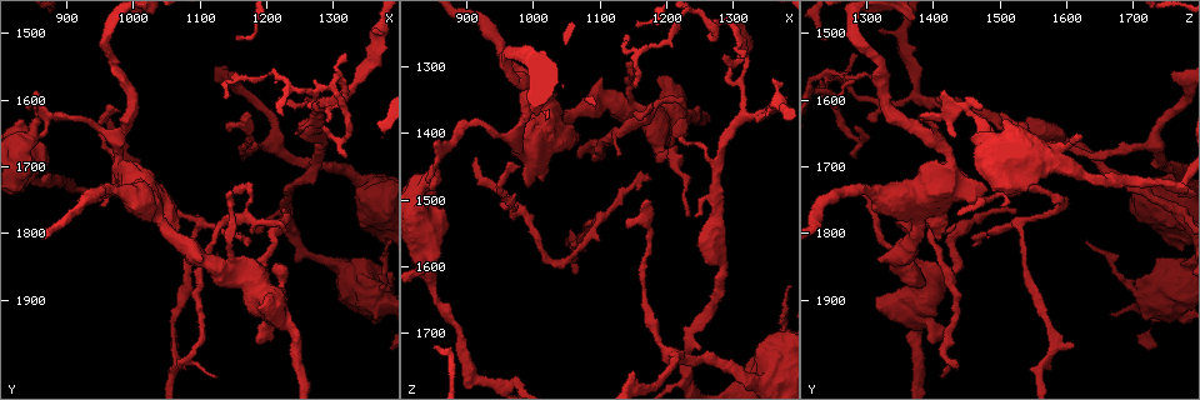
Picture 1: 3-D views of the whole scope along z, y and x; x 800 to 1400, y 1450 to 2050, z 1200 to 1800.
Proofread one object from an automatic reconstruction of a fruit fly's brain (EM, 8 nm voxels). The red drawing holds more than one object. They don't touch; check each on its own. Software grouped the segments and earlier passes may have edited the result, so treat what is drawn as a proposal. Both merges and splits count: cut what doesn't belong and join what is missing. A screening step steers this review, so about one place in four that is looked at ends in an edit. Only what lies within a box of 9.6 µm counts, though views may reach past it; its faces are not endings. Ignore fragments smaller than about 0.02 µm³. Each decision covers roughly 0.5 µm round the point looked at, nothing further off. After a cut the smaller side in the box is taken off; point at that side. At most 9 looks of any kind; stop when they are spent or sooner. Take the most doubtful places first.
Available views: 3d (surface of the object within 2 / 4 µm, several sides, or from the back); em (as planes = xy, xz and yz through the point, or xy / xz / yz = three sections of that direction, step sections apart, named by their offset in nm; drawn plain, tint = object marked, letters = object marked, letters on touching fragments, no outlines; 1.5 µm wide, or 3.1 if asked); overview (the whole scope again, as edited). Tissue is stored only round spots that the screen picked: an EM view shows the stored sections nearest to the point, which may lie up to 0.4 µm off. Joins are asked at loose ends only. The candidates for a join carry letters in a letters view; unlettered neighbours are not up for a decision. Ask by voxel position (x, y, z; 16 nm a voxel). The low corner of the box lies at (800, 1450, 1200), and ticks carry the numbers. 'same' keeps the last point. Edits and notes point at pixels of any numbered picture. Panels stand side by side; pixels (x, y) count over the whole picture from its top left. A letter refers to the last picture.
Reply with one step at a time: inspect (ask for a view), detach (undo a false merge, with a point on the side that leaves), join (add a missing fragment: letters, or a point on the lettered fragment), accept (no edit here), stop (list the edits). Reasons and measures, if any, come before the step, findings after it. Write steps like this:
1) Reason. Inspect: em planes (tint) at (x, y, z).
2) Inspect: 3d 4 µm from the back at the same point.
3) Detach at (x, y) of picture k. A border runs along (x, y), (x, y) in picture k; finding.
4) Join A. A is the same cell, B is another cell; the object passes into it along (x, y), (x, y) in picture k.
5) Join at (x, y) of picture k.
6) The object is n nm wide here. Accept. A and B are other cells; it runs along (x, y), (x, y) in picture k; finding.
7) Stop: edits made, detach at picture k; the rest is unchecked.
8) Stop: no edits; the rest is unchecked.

Tapers out. Inspect: em planes (letters) at (1155, 1725, 1370).

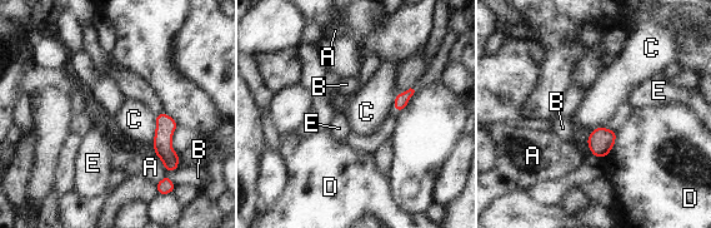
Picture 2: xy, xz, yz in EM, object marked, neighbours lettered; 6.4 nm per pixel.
The object is 160 nm wide here. Accept. A, B, C, D and E are other cells; a border runs along (155, 117), (153, 145) in picture 2; no lettered fragment goes on from it.

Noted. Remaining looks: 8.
Thin end. Inspect: 3d 2 µm from the back at (975, 1615, 1450).

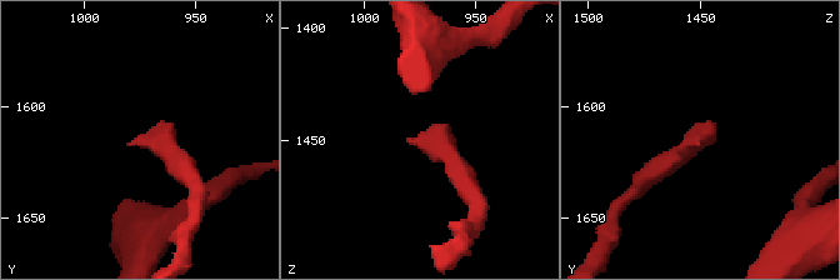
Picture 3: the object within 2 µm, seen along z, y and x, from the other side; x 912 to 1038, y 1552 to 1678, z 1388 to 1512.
Shape alone is not enough. Inspect: em planes (letters) at (977, 1614, 1448).

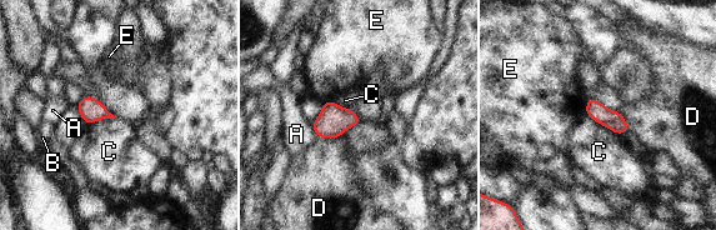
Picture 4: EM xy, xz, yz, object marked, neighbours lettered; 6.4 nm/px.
Accept. A, B, C, D and E are other cells; a border runs along (586, 114), (619, 135) in picture 4; none of them fits.

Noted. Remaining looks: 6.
Branch stops here. Inspect: 3d 2 µm at (1065, 1965, 1610).

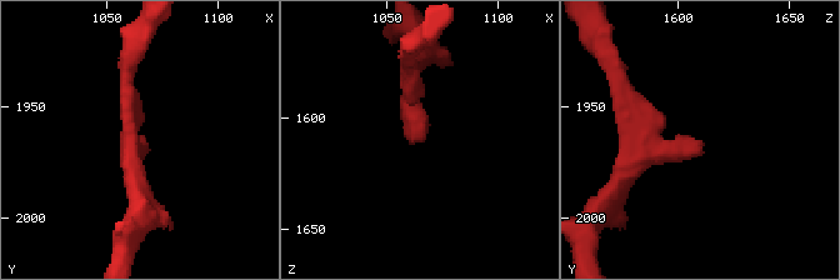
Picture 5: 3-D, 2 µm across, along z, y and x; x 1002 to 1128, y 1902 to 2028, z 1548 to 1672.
Inspect: em planes (letters) at (1066, 1971, 1610).

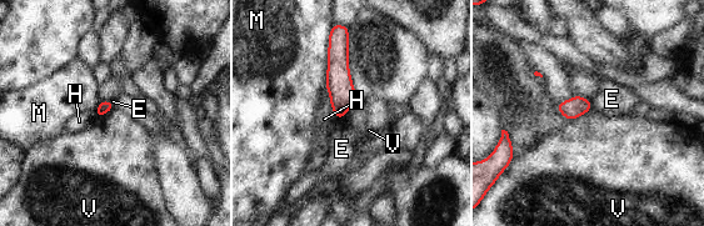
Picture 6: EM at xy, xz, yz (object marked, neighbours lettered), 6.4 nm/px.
Accept. E, H, M and V are other cells; a border runs along (592, 108), (569, 121) in picture 6; no lettered fragment goes on from it.

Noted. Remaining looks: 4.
Small branch off a trunk. Inspect: 3d 2 µm at (1125, 1850, 1360).

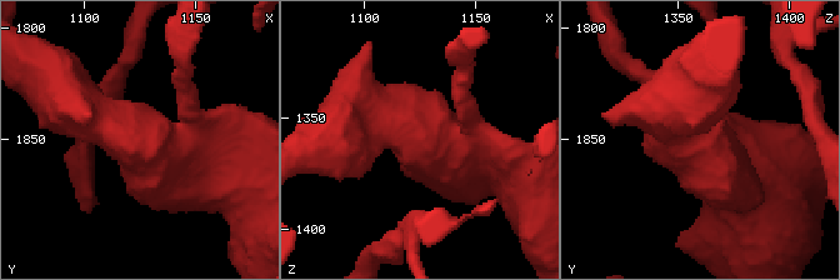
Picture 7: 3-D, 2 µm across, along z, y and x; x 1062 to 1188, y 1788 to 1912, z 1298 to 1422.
4 arms meet here. Inspect: em planes (tint) at (1125, 1851, 1358).

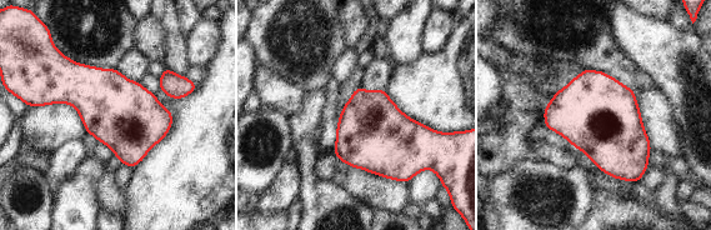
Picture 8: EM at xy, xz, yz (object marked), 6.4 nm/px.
Inspect: em planes (letters) at the same point.

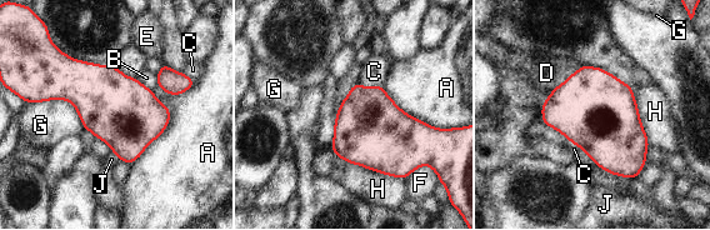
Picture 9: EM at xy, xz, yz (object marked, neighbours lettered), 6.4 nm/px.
Accept. A, B, C, D, E, F, G, H and J are other cells; one cell here.

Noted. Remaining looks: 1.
Stop: no edits; the rest is unchecked.

